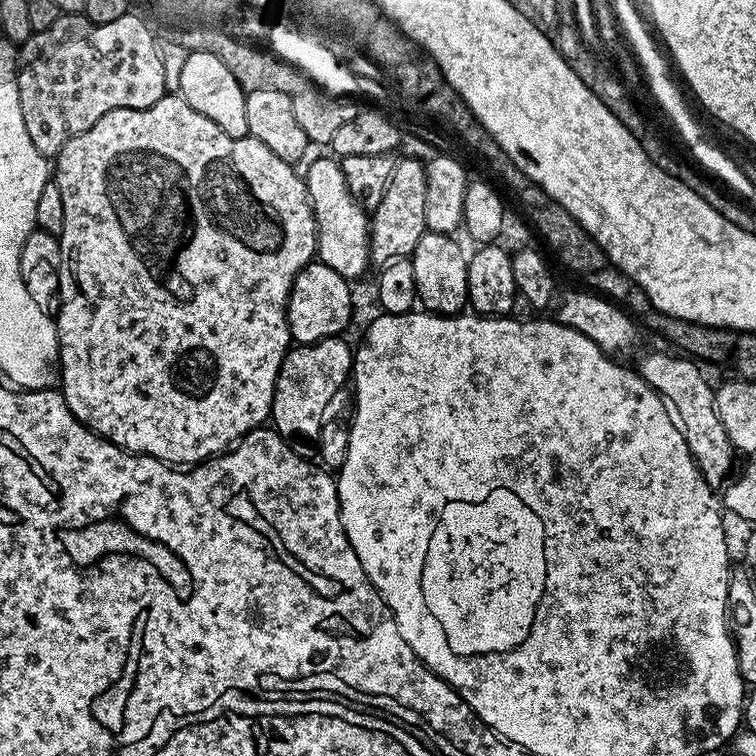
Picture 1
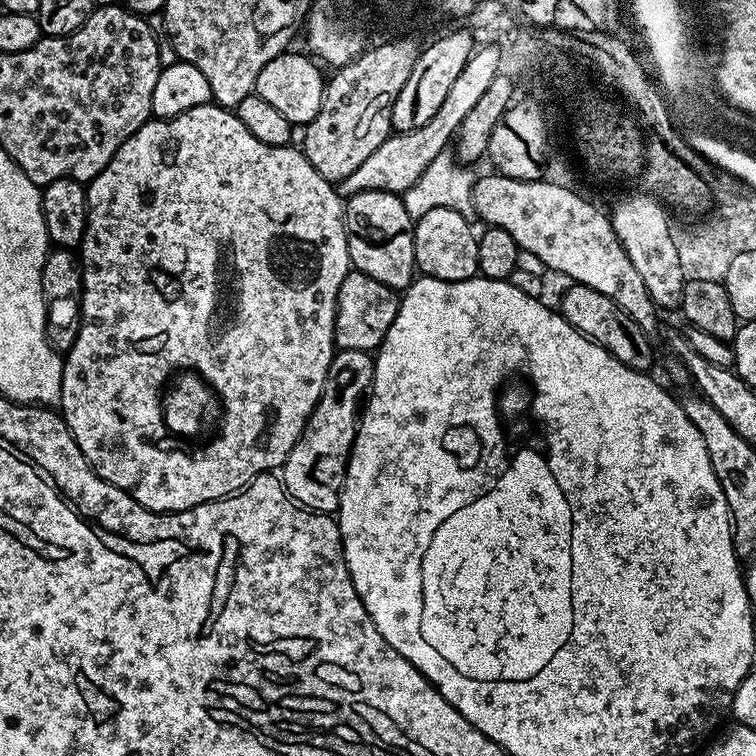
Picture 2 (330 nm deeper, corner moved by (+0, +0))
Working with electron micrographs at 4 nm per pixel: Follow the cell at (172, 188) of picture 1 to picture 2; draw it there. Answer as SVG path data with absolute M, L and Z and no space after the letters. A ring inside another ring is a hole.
M215 102L194 106L177 116L167 118L150 118L110 158L107 166L92 180L87 181L88 189L88 225L86 234L78 249L80 261L79 283L84 284L80 298L80 329L74 346L64 356L62 370L62 394L59 411L64 424L70 430L78 450L86 462L106 482L128 492L146 510L151 512L181 512L190 510L199 504L211 500L222 500L226 496L235 496L254 477L263 472L275 473L283 469L286 458L298 442L314 406L324 389L326 374L336 346L336 303L338 290L352 268L348 257L348 243L344 229L344 205L339 191L333 181L322 178L314 166L304 157L299 147L266 146L258 142L246 126L236 117L235 111L222 108ZM176 364L196 364L228 400L228 436L196 456L180 456L180 452L160 452L152 440L160 436L160 408L156 408L156 388L164 380L168 368Z

